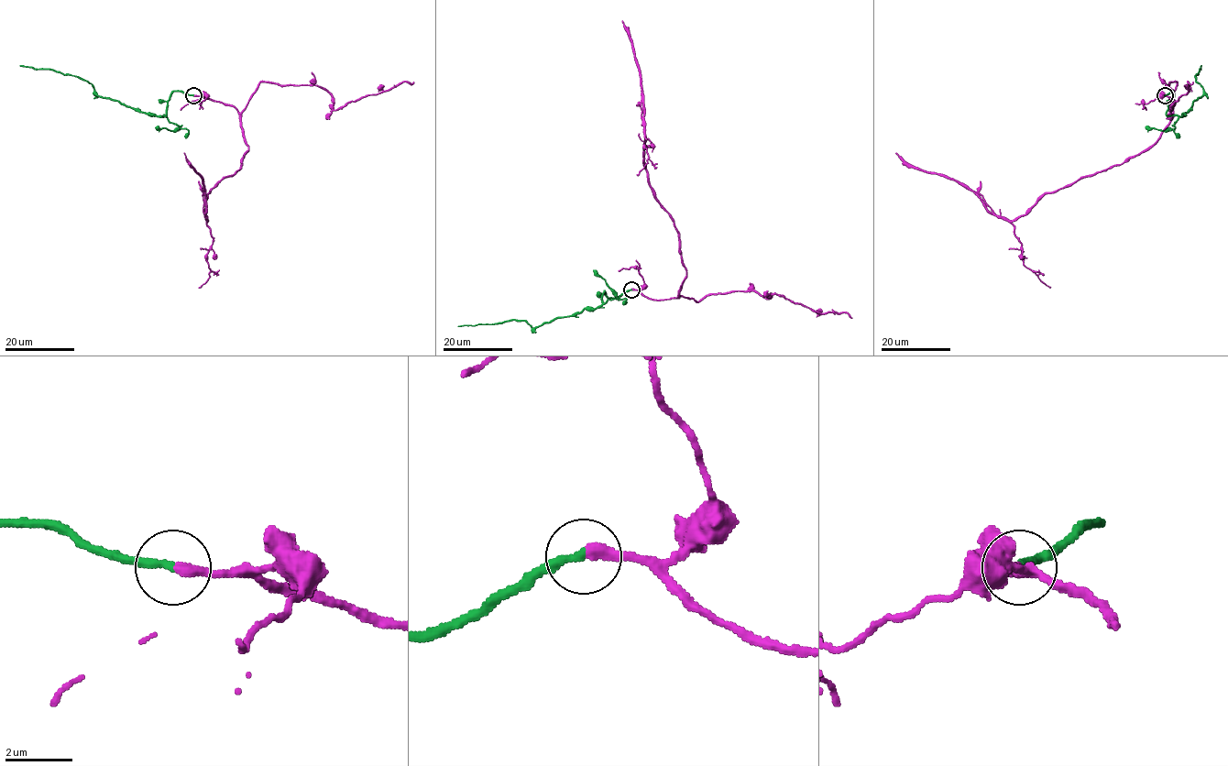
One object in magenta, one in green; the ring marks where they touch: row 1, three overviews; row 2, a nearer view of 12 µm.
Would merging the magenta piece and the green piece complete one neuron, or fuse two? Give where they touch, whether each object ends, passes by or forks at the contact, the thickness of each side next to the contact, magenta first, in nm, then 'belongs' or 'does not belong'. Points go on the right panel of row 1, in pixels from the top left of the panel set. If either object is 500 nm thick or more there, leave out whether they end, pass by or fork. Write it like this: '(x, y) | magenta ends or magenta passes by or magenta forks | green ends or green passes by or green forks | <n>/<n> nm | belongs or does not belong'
(1165, 95) | magenta ends | green ends | 360/240 nm | belongs

